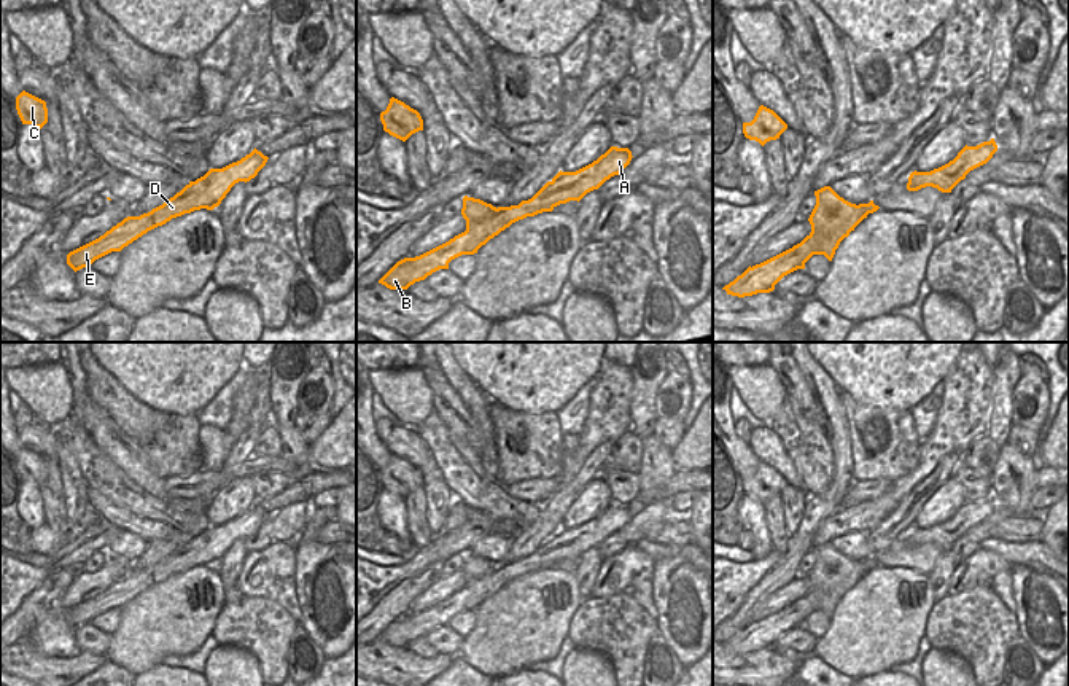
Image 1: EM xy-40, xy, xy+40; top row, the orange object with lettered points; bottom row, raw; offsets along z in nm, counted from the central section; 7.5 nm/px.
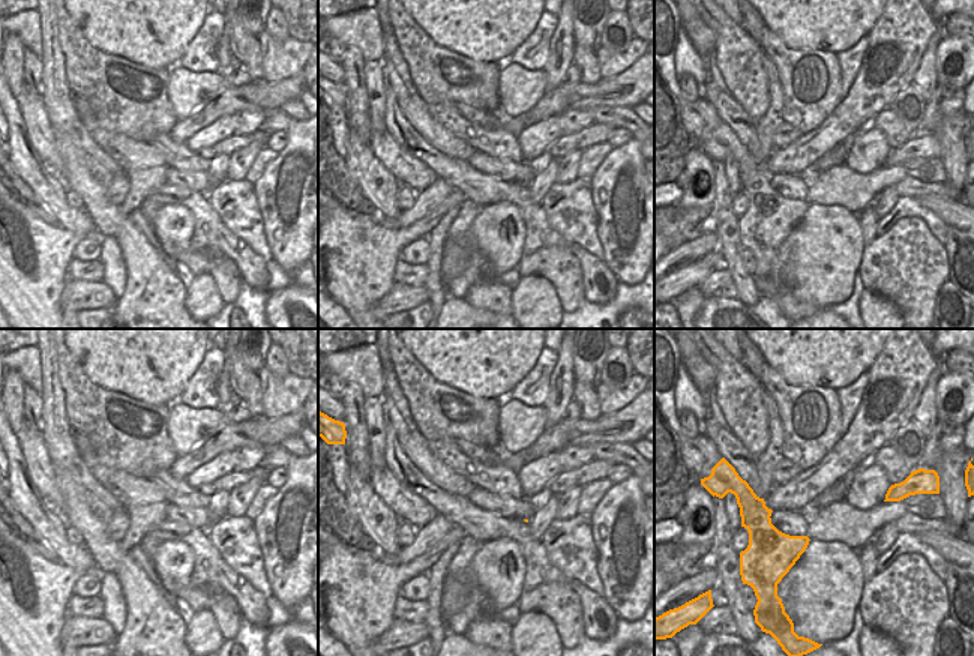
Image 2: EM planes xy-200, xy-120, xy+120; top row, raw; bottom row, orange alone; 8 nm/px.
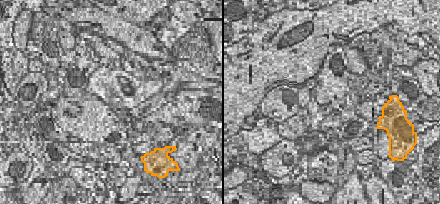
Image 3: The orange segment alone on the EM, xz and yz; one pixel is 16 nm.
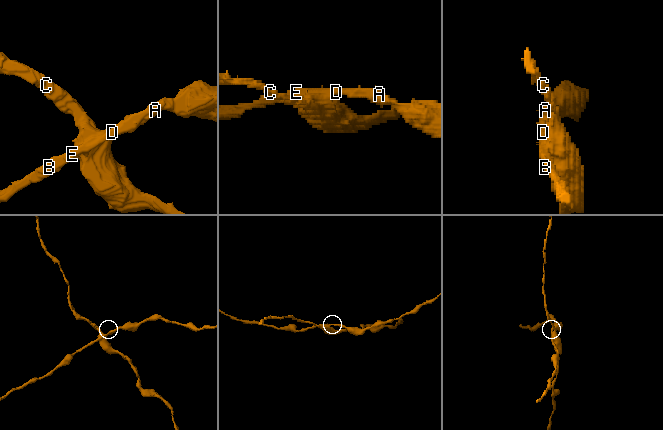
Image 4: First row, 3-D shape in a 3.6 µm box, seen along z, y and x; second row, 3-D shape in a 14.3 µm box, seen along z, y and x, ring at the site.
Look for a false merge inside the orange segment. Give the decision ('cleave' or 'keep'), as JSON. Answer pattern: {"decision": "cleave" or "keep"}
{"decision": "cleave"}

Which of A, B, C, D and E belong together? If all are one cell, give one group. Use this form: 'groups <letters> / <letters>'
groups A B D E / C

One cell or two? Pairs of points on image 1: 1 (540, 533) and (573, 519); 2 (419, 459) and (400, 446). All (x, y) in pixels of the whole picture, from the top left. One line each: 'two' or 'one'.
1: two
2: one

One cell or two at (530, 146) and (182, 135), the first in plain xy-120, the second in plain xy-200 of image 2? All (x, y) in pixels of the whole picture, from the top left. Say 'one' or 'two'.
two

